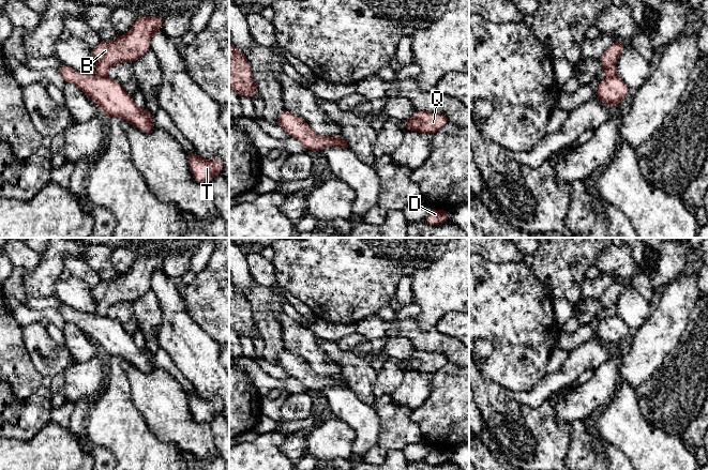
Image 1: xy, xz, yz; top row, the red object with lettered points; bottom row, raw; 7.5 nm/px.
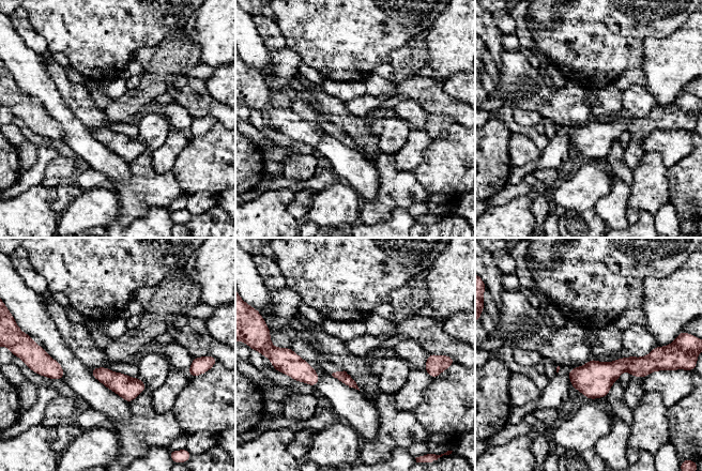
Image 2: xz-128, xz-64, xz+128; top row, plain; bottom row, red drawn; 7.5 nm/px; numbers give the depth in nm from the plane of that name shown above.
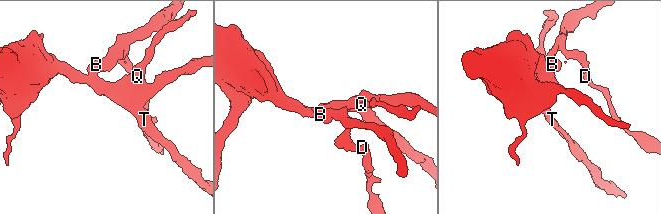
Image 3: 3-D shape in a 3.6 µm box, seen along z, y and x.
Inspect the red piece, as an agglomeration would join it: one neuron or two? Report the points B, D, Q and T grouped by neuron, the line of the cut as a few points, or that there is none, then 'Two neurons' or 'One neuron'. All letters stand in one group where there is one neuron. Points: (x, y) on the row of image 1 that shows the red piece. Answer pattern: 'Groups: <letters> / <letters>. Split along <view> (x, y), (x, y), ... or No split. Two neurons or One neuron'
Groups: B D / Q T. Split along xy (95, 74), (106, 76). Two neurons

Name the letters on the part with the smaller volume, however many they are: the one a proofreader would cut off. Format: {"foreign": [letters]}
{"foreign": ["B", "D"]}

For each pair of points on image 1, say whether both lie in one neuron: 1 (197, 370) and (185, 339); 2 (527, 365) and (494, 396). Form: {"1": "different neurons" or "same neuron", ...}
{"1": "same neuron", "2": "different neurons"}

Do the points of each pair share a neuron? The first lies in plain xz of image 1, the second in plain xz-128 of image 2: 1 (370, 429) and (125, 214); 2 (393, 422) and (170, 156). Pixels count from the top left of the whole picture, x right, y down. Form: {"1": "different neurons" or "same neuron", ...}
{"1": "different neurons", "2": "different neurons"}

